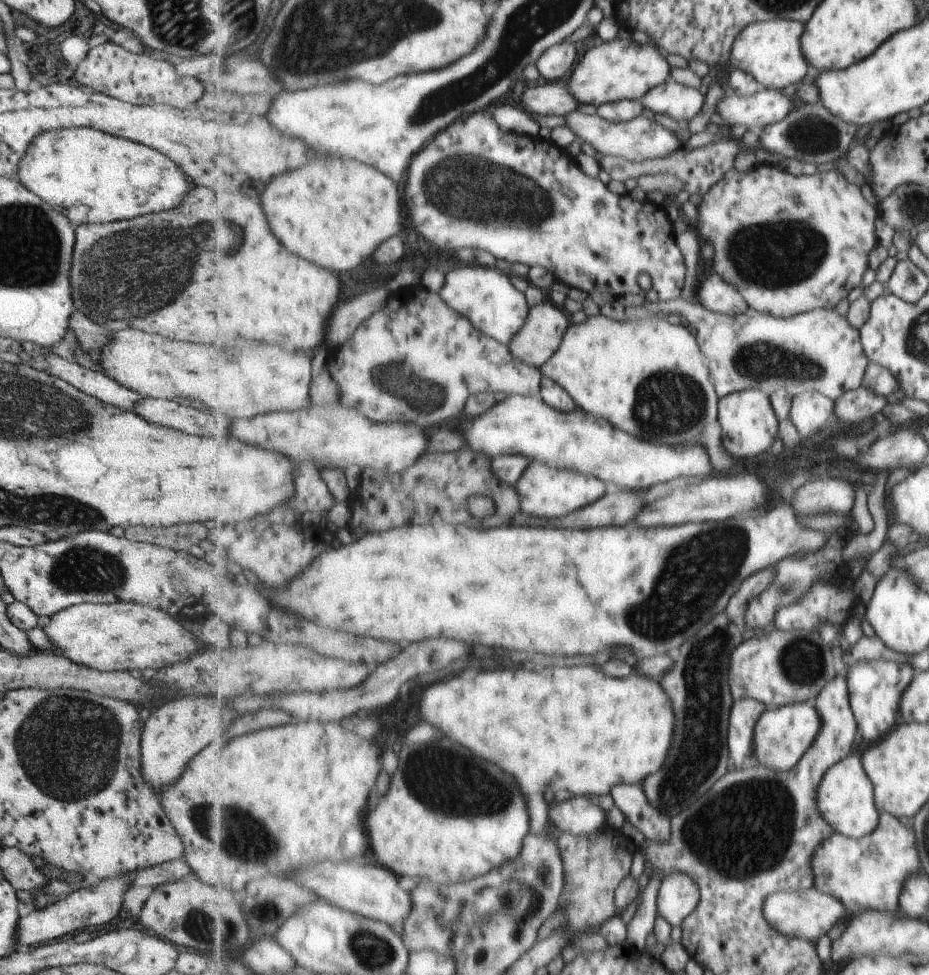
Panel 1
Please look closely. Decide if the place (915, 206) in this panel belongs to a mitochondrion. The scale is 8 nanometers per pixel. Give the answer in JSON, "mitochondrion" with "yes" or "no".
{"mitochondrion":"yes"}

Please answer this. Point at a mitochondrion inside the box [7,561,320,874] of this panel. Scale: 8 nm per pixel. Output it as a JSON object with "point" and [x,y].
{"point":[69,746]}

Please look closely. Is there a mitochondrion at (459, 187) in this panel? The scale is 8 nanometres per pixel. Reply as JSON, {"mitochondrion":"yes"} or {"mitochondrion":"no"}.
{"mitochondrion":"yes"}

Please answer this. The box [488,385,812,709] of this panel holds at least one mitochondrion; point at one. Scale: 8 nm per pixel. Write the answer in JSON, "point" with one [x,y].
{"point":[695,573]}

